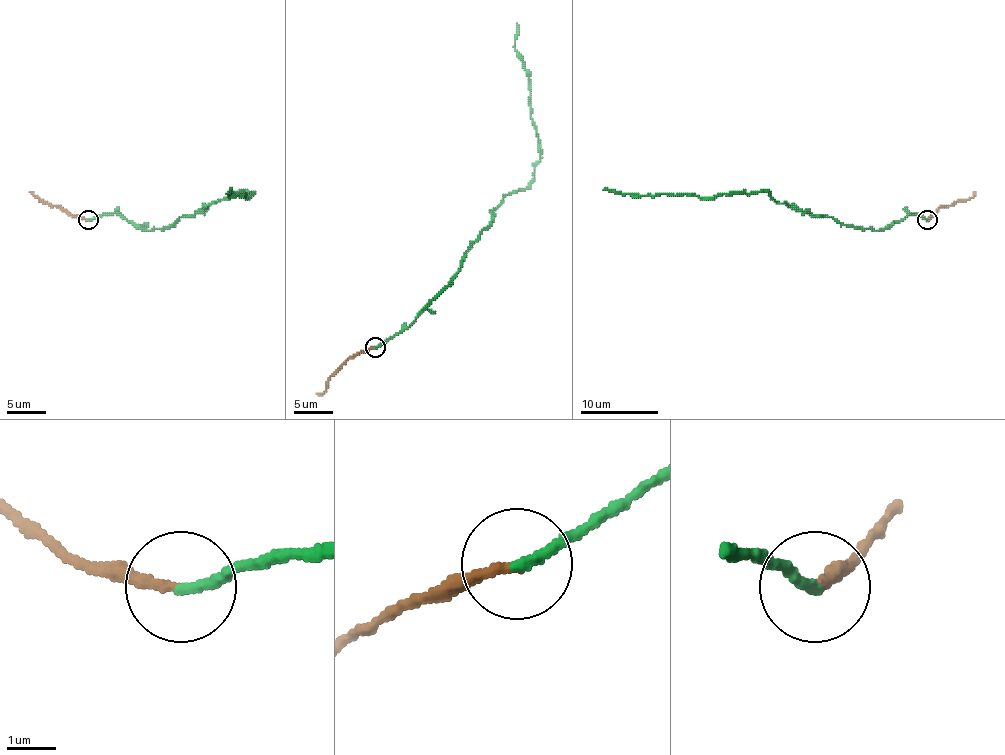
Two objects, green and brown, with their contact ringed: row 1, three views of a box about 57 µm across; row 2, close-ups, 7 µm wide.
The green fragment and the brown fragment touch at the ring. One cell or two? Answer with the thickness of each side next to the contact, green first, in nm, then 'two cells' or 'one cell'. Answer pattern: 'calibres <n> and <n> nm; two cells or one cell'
calibres 240 and 200 nm; one cell

